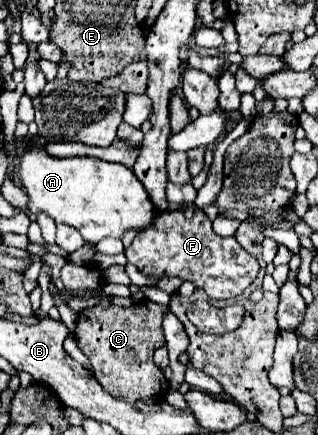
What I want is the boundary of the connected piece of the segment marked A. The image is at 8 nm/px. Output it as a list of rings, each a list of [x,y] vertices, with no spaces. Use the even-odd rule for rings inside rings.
[[[31,148],[19,158],[21,186],[29,194],[29,212],[47,212],[57,224],[77,228],[87,244],[103,238],[123,238],[125,232],[141,232],[153,226],[157,208],[133,168],[95,158],[51,158],[43,148]]]

